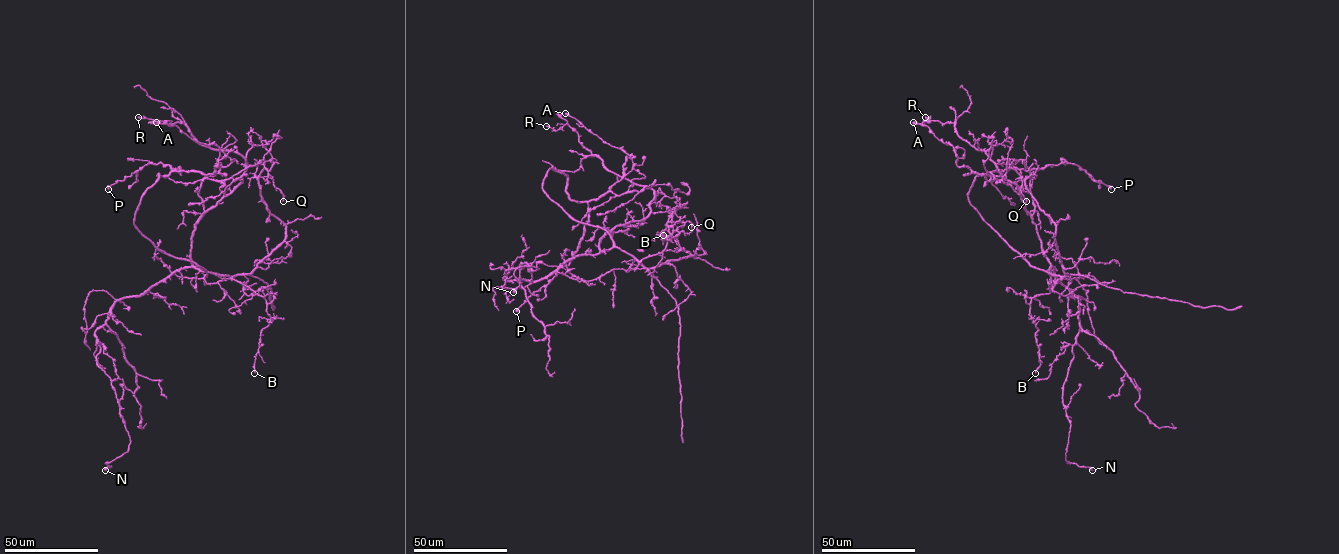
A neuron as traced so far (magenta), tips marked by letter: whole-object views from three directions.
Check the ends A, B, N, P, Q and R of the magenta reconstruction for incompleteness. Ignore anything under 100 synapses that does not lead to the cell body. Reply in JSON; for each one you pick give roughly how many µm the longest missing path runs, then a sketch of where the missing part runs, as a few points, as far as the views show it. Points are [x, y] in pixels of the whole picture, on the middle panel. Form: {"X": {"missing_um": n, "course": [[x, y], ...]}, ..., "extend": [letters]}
{"extend": []}

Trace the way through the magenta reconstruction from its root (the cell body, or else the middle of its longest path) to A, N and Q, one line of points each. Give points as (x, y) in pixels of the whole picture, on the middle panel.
A: (602, 228), (553, 202), (545, 175), (563, 173), (568, 196), (589, 202), (633, 156), (565, 113)
N: (602, 228), (609, 249), (533, 281), (505, 281), (506, 270), (539, 268), (517, 268), (513, 292)
Q: (602, 228), (616, 246), (646, 267), (655, 268), (694, 256), (678, 245), (667, 223), (688, 221), (691, 227)

